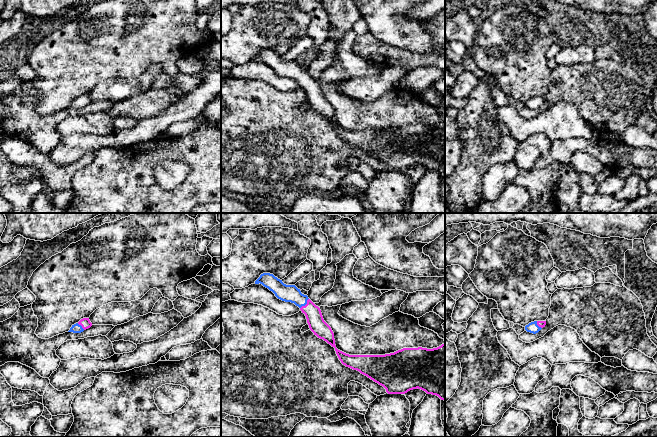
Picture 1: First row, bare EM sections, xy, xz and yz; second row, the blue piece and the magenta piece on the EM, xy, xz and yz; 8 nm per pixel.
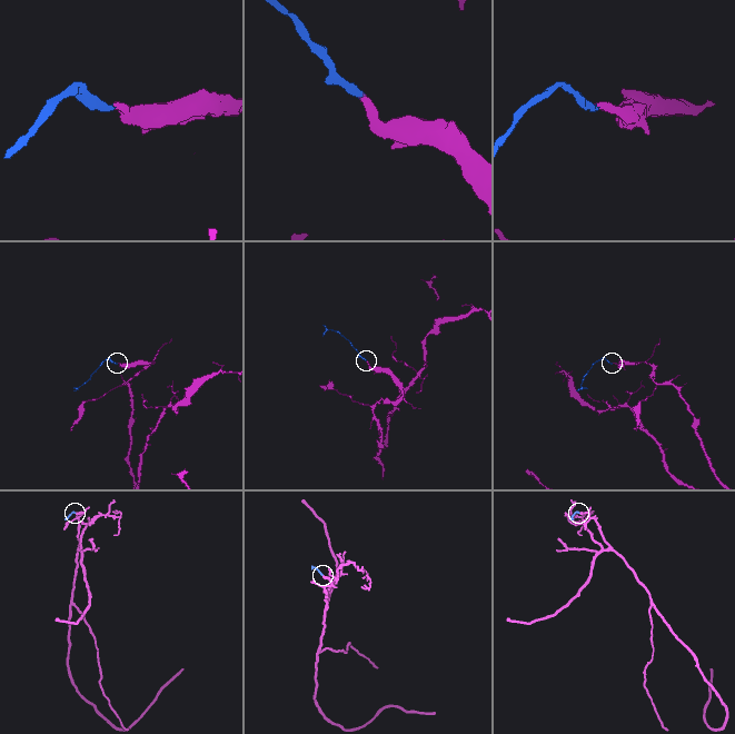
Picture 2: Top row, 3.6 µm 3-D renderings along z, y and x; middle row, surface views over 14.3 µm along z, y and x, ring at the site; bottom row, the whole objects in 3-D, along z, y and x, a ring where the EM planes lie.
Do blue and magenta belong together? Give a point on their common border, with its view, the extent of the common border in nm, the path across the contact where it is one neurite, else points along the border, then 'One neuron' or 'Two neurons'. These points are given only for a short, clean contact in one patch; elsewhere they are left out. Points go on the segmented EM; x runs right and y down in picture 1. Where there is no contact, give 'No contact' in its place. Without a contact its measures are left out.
Touches blue at xz (305, 304). Shared border 110 nm. Path across: xz (289, 293), (305, 304), (313, 313), (317, 325). One neuron

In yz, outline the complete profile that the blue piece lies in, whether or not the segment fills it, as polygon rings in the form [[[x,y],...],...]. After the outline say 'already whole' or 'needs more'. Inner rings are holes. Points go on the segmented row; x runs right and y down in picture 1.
[[[534,321],[529,323],[528,325],[525,326],[525,330],[527,332],[536,334],[538,333],[543,327],[545,327],[546,321]]] | needs more

